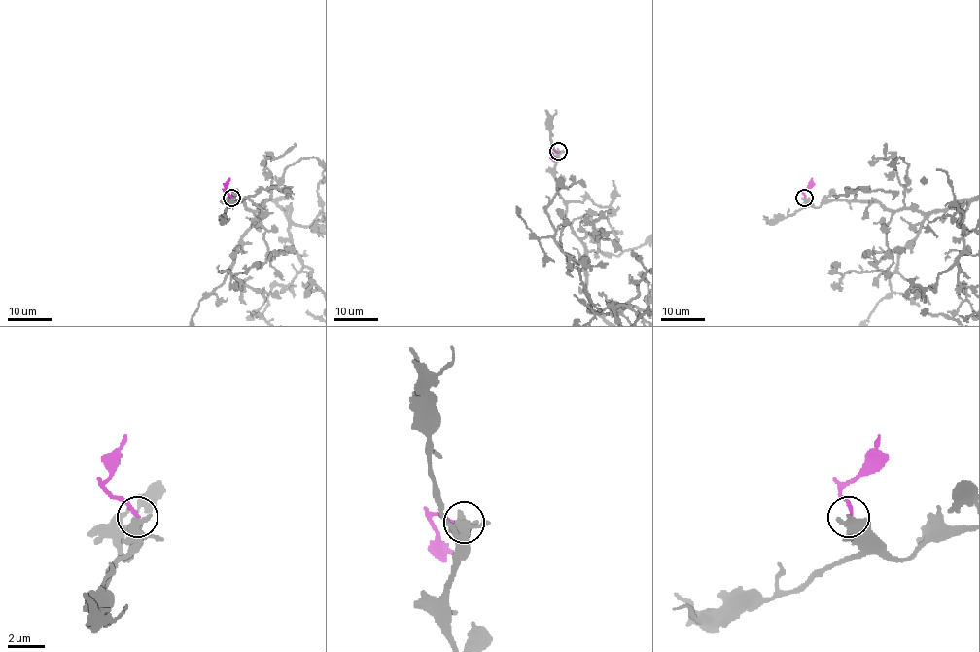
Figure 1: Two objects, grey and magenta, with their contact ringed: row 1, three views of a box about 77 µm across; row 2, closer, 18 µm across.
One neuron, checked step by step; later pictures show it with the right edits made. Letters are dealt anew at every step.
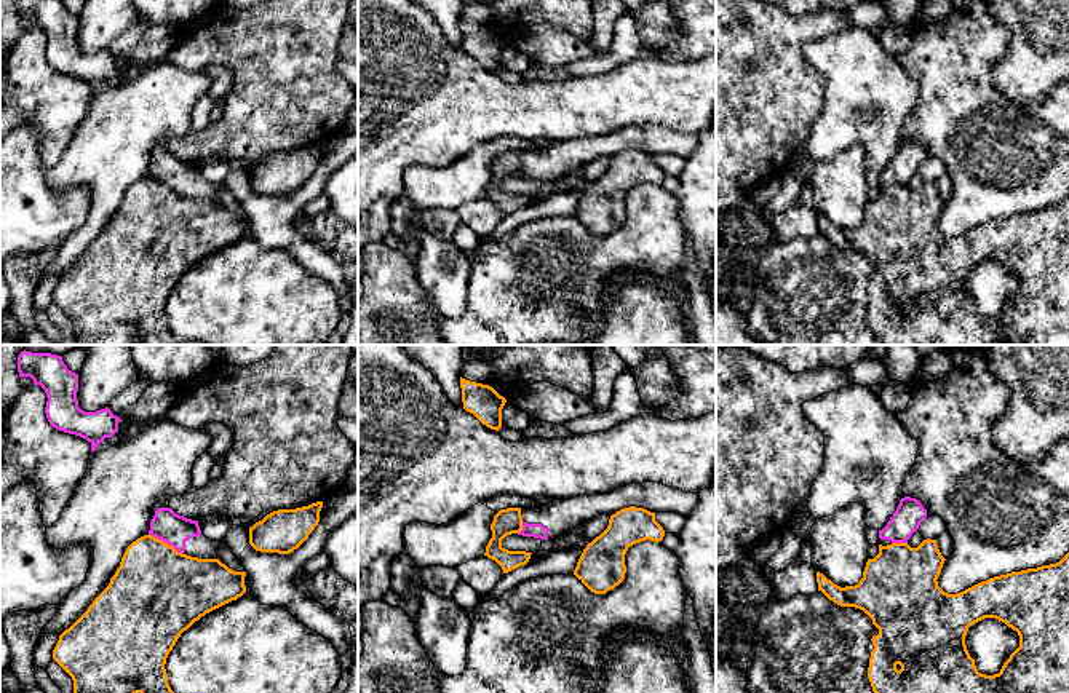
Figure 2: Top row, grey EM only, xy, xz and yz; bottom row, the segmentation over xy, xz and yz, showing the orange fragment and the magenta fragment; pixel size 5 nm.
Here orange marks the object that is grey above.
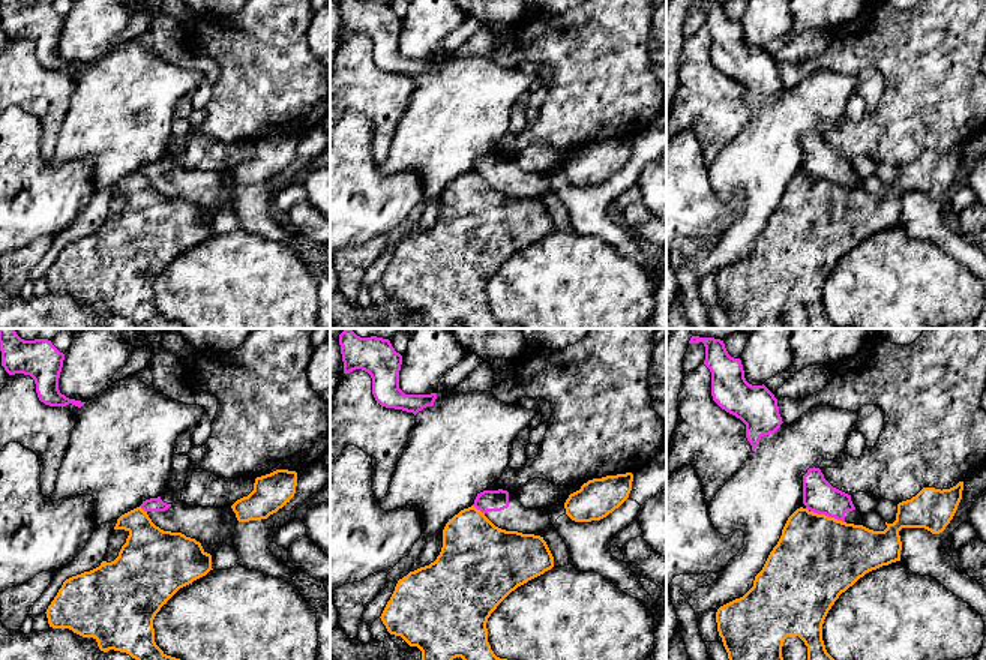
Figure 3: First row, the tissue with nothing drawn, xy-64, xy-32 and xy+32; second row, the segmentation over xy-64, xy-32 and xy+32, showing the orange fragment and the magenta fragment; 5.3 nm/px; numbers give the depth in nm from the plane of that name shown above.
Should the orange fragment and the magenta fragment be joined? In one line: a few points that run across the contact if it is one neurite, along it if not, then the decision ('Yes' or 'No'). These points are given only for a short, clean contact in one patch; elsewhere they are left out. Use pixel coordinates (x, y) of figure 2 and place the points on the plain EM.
Line: xy (149, 176), (166, 184), (182, 197). No

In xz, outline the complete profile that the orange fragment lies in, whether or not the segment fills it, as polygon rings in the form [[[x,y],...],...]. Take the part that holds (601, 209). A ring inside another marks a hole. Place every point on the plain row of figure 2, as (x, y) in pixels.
[[[623,150],[610,158],[607,171],[583,192],[574,217],[594,236],[618,228],[626,216],[625,196],[630,188],[650,182],[662,184],[663,169],[655,155],[644,150]]]

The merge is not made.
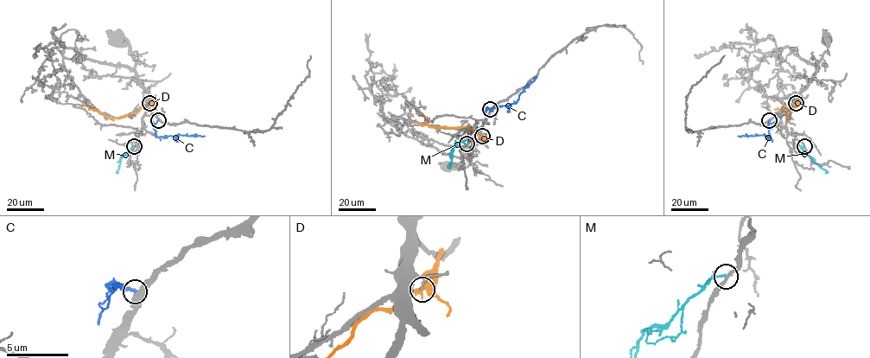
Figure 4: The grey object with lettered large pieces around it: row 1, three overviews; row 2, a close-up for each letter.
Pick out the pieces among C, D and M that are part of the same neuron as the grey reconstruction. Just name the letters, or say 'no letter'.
C

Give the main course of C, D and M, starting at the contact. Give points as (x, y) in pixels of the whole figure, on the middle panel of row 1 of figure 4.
C: (490, 109), (486, 108), (492, 110), (515, 104), (519, 94), (536, 78)
D: (482, 136), (479, 137), (466, 127), (437, 128), (414, 122)
M: (466, 143), (460, 142), (453, 149), (448, 168)

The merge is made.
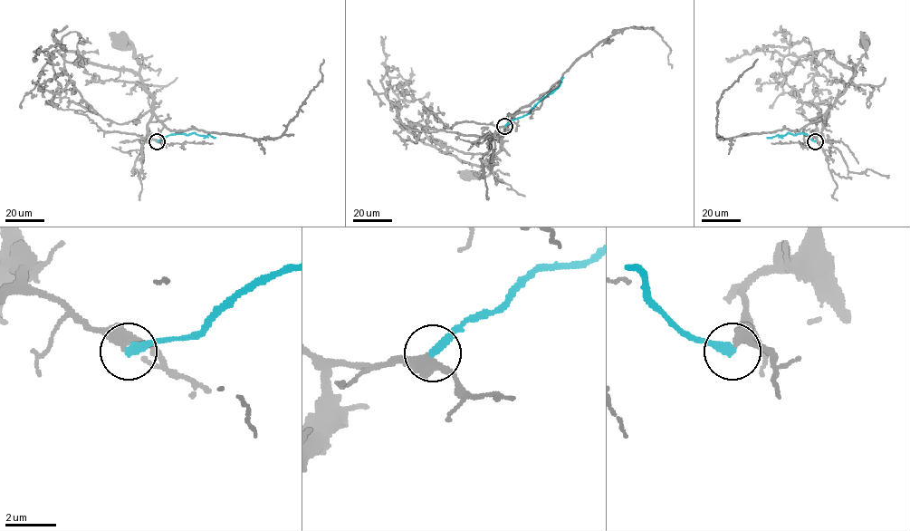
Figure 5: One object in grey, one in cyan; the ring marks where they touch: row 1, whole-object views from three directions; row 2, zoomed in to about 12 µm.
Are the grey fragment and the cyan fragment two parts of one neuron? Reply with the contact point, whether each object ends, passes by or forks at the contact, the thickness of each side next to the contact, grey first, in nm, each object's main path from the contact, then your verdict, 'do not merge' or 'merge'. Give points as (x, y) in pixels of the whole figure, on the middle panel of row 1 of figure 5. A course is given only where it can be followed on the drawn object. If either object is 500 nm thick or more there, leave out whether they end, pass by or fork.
at (504, 126); grey passes by; cyan ends there; 320 nm thick on the grey side, 360 nm on the other; grey runs (504, 126), (498, 126), (496, 130), (500, 136), (501, 149), (488, 162), (491, 172), (483, 178), (468, 177); cyan runs (504, 126), (529, 113), (544, 96), (558, 87), (563, 77); do not merge

